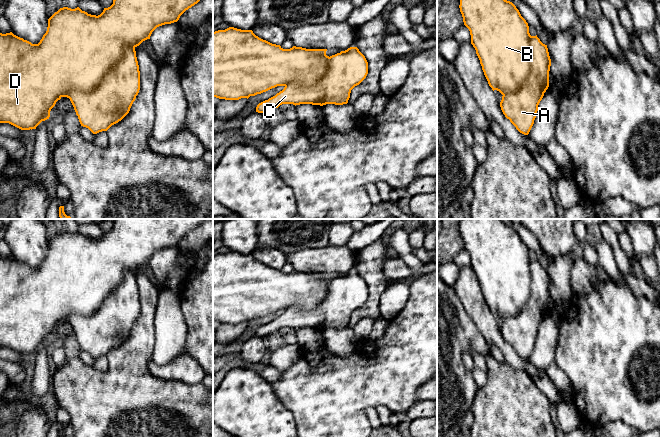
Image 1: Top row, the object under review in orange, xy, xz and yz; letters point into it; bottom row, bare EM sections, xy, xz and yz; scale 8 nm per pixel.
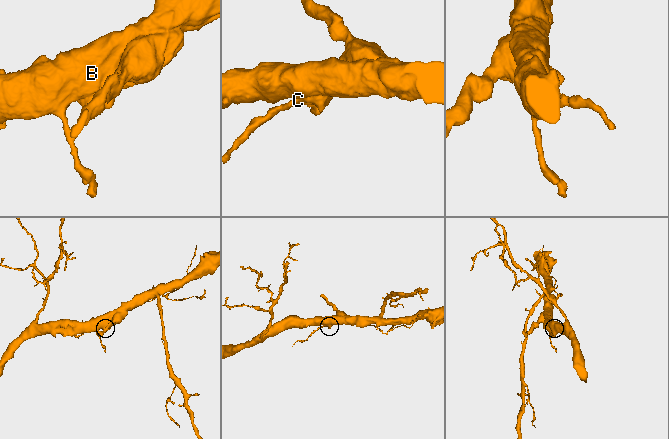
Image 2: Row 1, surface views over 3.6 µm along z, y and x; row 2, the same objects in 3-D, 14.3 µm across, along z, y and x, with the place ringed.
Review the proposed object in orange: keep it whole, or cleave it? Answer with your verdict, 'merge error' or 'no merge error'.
merge error

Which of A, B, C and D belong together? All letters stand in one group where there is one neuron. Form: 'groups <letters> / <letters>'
groups A C / B D

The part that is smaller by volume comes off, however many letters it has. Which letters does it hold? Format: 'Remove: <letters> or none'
Remove: A, C

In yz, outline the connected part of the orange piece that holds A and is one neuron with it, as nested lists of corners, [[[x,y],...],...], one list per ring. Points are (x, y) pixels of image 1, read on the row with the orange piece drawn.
[[[537,35],[530,37],[530,50],[531,72],[527,81],[517,91],[504,94],[500,102],[500,107],[505,117],[524,135],[529,134],[536,118],[538,105],[549,87],[549,71],[551,66],[547,45],[543,44]]]

